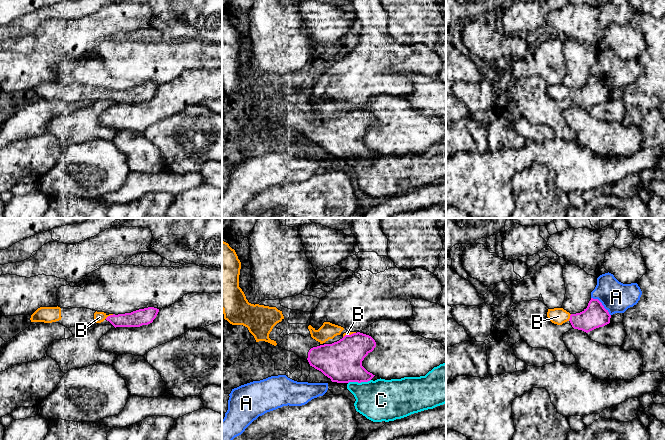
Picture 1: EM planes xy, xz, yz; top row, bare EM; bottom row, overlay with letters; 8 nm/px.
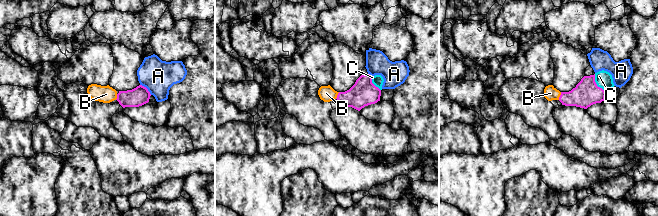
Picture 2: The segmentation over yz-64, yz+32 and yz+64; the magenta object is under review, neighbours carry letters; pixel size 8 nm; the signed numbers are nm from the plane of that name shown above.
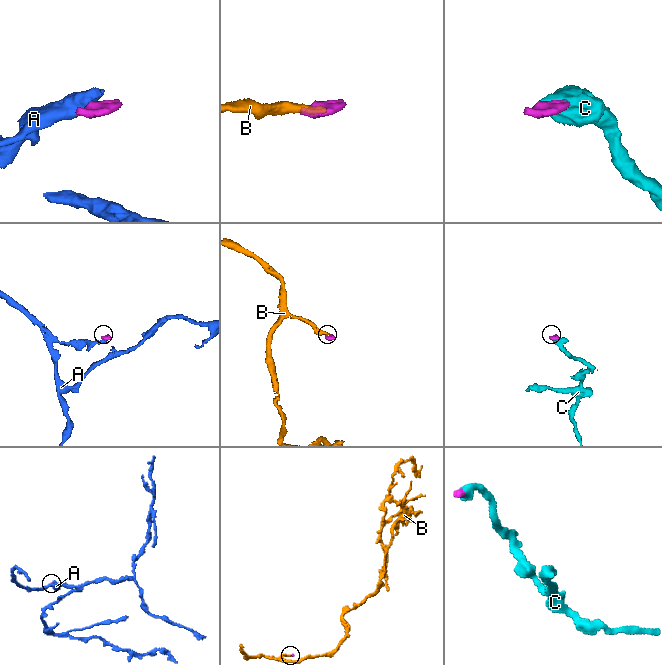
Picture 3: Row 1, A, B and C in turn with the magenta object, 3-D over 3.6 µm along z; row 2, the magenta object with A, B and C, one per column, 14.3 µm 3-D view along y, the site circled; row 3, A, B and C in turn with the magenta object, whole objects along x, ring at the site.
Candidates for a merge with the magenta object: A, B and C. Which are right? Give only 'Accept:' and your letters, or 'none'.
Accept: B, C

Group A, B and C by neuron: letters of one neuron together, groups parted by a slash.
A / B C

